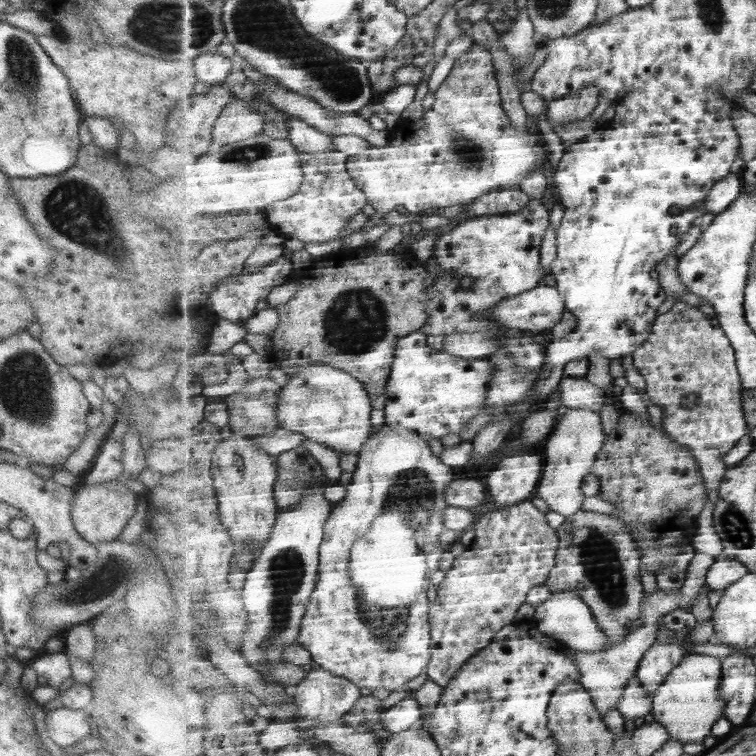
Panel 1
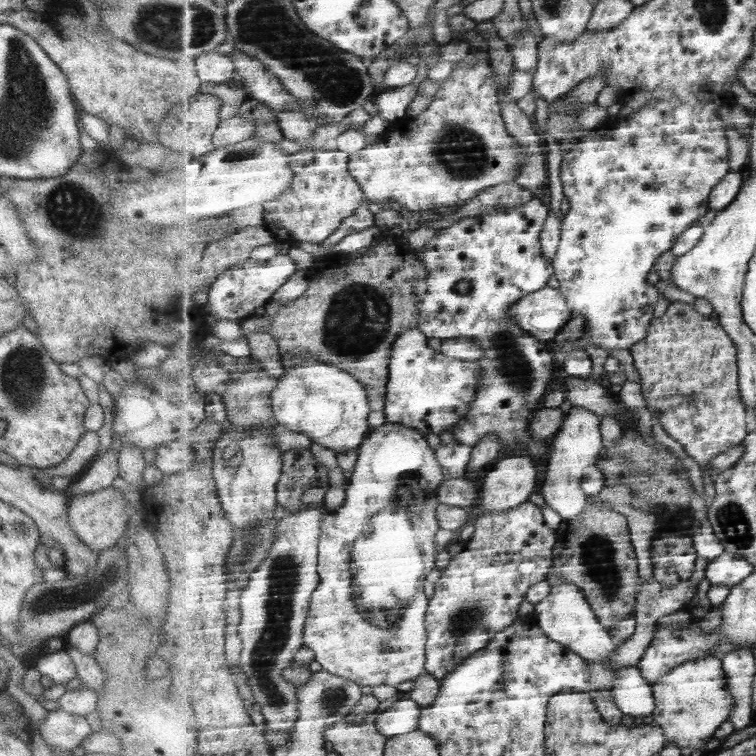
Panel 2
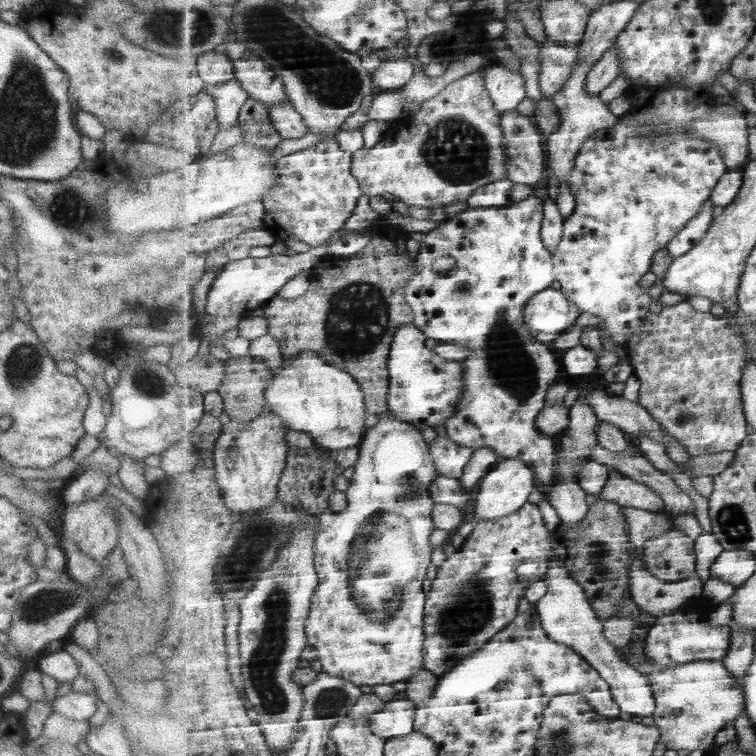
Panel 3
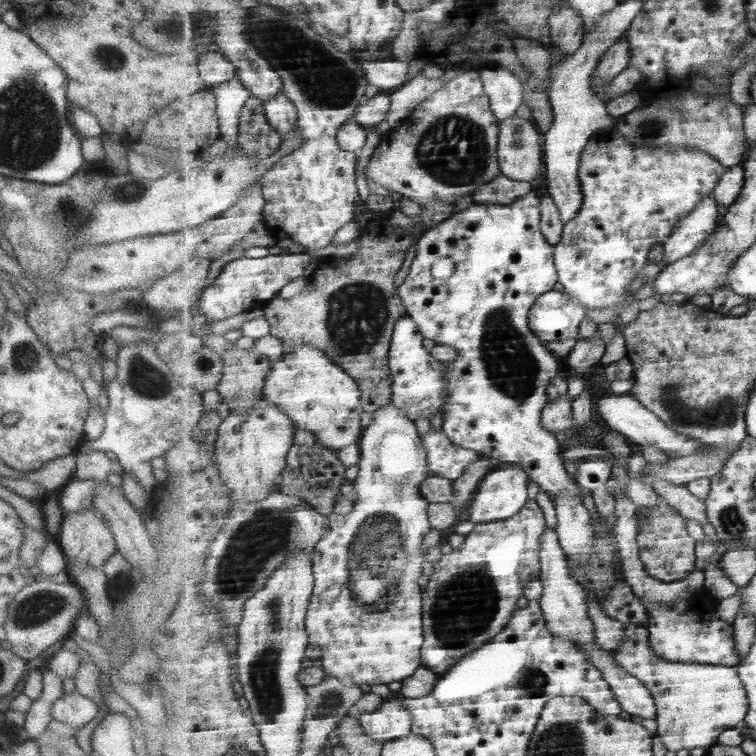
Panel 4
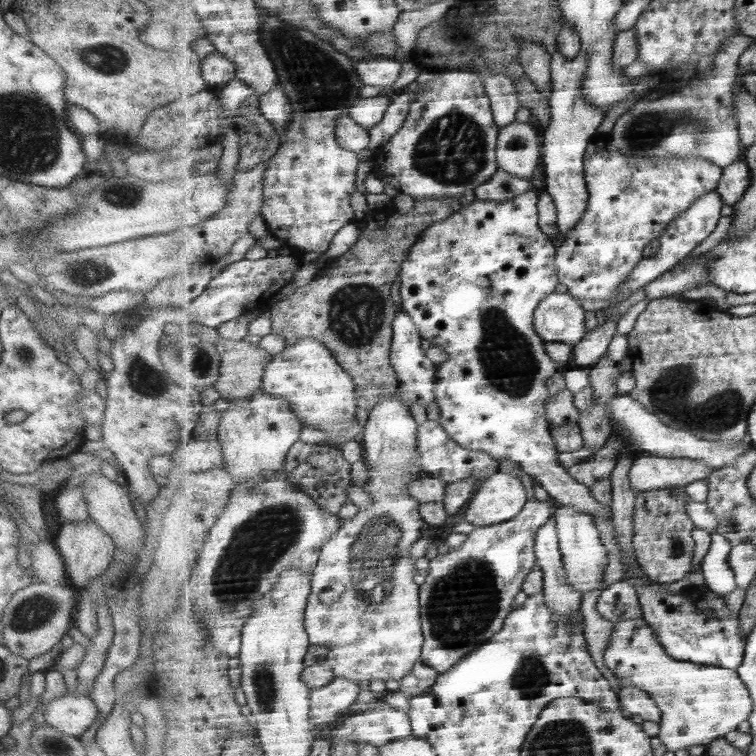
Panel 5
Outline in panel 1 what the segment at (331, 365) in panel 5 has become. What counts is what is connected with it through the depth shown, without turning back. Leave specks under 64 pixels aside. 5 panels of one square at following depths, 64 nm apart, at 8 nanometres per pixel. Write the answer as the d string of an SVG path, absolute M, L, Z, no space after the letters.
M309 365L303 372L291 376L290 383L282 387L279 403L277 403L277 416L282 428L298 432L309 440L323 444L340 457L345 454L360 454L370 437L376 432L377 428L371 424L373 410L372 398L364 382L344 370L337 370L327 365Z

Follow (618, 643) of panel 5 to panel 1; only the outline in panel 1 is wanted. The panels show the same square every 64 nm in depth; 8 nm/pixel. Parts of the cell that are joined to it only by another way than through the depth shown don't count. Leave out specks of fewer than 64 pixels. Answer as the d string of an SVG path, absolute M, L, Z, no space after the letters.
M691 653L671 671L664 684L659 687L652 698L651 713L683 745L712 743L713 725L725 712L725 702L719 694L722 678L722 662L719 658Z

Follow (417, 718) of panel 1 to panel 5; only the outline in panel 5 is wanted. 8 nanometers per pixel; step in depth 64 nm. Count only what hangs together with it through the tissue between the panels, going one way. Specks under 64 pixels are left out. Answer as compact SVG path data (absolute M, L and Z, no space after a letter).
M381 703L366 713L351 715L332 730L334 743L358 741L377 747L411 736L413 731L409 714L388 703Z

